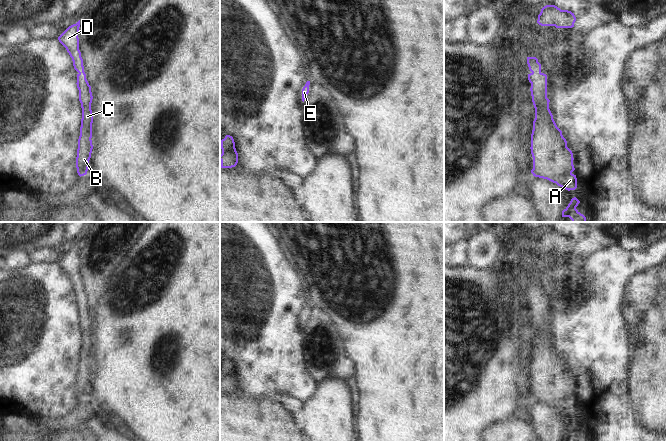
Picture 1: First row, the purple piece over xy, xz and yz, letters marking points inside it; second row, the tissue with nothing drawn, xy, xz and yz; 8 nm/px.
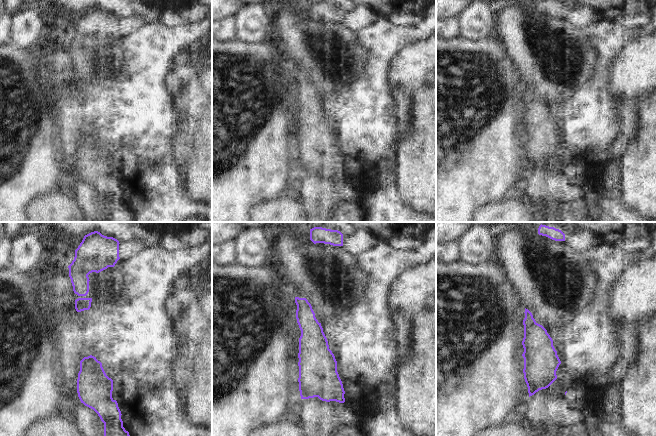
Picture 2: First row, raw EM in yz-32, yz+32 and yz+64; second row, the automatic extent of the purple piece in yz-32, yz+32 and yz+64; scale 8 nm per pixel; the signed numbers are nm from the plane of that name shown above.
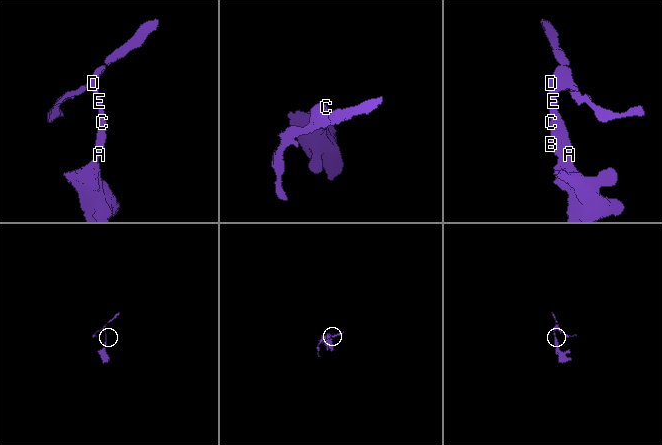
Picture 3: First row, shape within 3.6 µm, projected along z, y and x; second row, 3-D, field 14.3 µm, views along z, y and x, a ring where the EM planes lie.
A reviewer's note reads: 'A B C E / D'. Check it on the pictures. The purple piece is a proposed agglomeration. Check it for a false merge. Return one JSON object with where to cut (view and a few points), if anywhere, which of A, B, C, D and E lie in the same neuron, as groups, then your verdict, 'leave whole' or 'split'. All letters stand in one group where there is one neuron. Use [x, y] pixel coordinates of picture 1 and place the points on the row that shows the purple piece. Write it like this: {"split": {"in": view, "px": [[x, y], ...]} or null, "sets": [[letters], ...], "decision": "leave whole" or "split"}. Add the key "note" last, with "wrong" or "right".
{"split": null, "sets": [["A", "B", "C", "D", "E"]], "decision": "leave whole", "note": "wrong"}

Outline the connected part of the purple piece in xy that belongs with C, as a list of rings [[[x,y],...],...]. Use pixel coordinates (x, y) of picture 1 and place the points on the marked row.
[[[80,20],[69,26],[59,37],[59,42],[66,48],[73,61],[74,69],[77,74],[77,88],[79,90],[79,101],[82,108],[82,119],[80,127],[80,136],[78,139],[78,149],[76,157],[76,168],[78,175],[84,176],[87,174],[89,160],[93,149],[92,145],[92,123],[93,114],[91,110],[92,92],[86,74],[84,72],[83,59],[79,50],[79,27]]]

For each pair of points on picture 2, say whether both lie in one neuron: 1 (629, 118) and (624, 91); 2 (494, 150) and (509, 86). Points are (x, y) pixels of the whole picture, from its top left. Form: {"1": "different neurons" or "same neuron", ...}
{"1": "different neurons", "2": "same neuron"}

